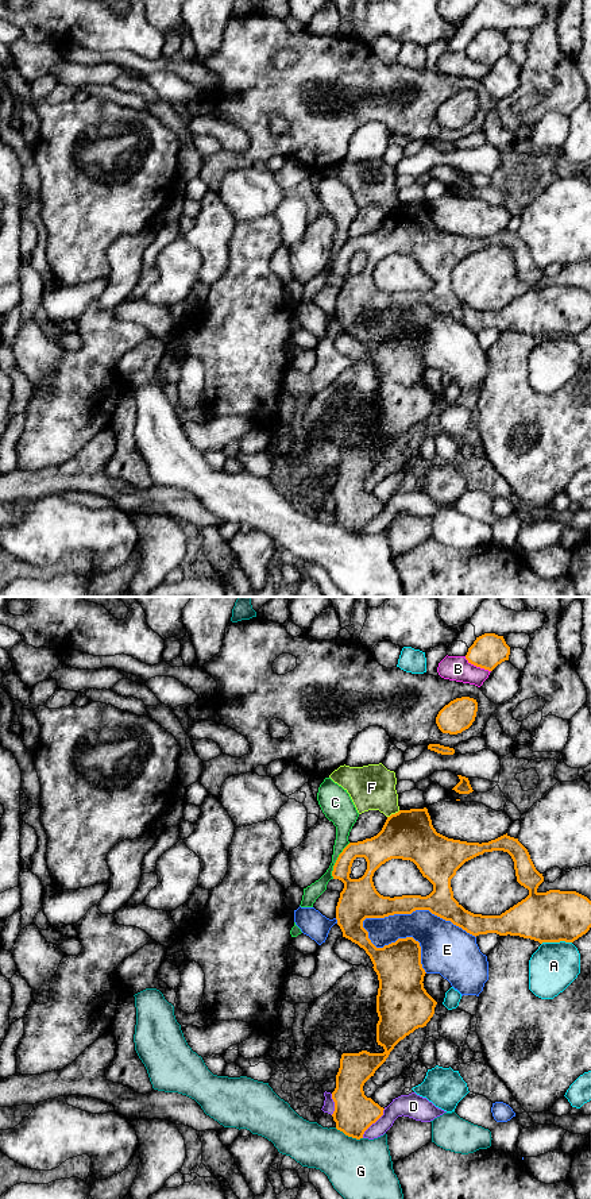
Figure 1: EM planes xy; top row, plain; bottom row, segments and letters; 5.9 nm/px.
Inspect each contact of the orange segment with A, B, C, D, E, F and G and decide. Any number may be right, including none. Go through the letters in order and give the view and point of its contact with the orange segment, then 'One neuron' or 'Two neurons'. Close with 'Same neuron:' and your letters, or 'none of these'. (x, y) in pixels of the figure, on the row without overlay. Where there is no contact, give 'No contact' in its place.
A: Touches orange at xy (556, 336). Two neurons
B: Touches orange at xy (478, 61). Two neurons
C: Touches orange at xy (336, 255). Two neurons
D: Touches orange at xy (373, 517). Two neurons
E: Touches orange at xy (418, 304). Two neurons
F: Touches orange at xy (393, 209). Two neurons
G: Touches orange at xy (348, 531). Two neurons
Same neuron: none of these

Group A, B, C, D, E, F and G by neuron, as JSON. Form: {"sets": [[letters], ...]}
{"sets": [["A"], ["B"], ["C"], ["D"], ["E"], ["F"], ["G"]]}

